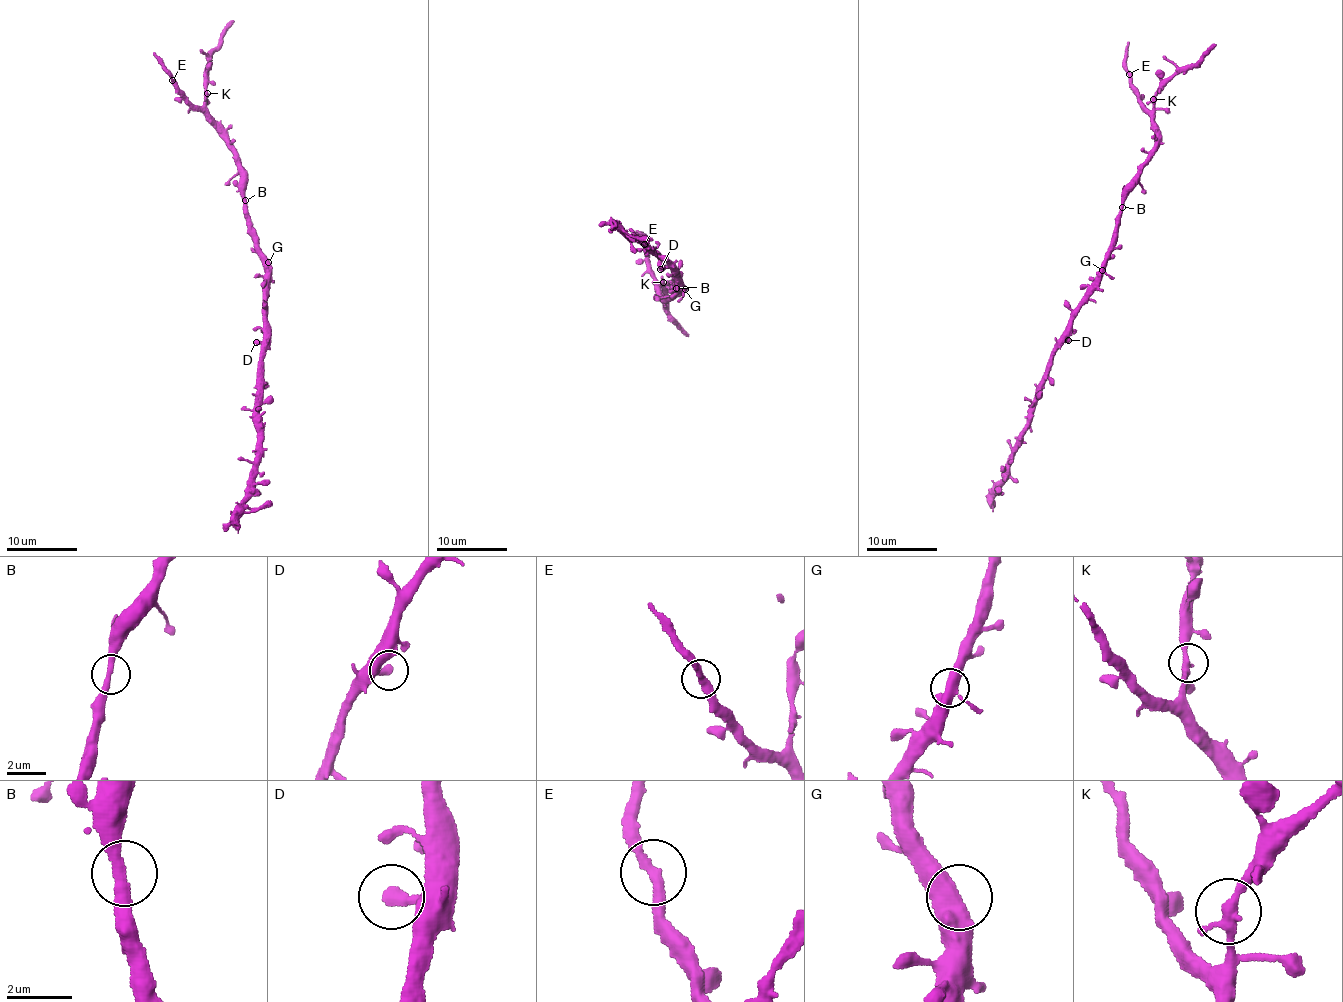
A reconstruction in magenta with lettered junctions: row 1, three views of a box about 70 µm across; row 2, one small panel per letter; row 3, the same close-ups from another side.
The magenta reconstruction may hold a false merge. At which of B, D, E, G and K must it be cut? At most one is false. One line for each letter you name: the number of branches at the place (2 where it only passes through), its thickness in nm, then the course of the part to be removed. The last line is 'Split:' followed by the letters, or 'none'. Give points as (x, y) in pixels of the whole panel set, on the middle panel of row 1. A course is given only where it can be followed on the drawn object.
Split: none

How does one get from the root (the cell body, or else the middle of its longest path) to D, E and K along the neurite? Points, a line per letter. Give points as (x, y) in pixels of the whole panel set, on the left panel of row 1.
D: (263, 265), (267, 329), (264, 339), (256, 342)
E: (263, 265), (258, 237), (247, 213), (244, 181), (229, 138), (212, 117), (185, 99), (184, 92), (173, 81)
K: (263, 265), (258, 237), (247, 213), (244, 181), (237, 159), (229, 138), (205, 105), (207, 93)

